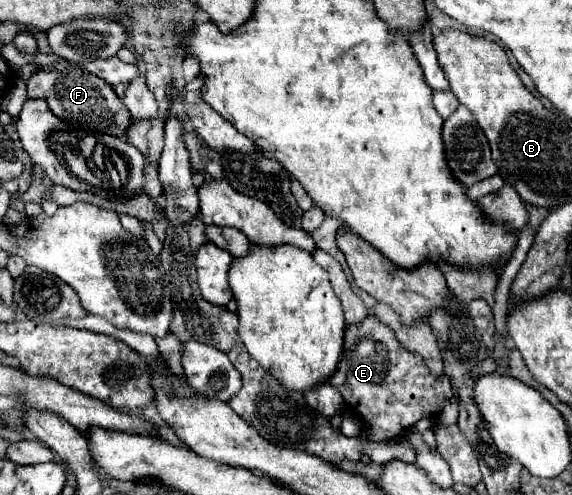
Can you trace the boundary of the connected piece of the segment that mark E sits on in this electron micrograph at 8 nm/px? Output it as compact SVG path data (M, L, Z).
M370 313L364 321L346 325L344 351L340 355L340 367L336 375L328 379L356 415L370 427L374 441L388 441L398 437L404 429L414 426L424 417L434 417L452 397L452 385L448 375L432 375L418 355L400 347L392 329Z

